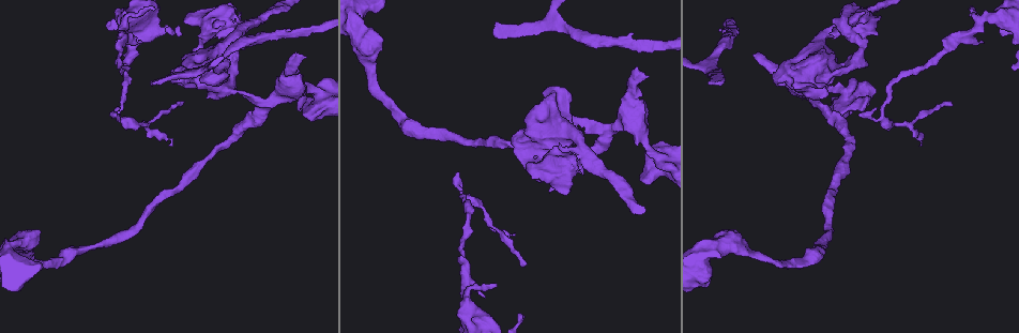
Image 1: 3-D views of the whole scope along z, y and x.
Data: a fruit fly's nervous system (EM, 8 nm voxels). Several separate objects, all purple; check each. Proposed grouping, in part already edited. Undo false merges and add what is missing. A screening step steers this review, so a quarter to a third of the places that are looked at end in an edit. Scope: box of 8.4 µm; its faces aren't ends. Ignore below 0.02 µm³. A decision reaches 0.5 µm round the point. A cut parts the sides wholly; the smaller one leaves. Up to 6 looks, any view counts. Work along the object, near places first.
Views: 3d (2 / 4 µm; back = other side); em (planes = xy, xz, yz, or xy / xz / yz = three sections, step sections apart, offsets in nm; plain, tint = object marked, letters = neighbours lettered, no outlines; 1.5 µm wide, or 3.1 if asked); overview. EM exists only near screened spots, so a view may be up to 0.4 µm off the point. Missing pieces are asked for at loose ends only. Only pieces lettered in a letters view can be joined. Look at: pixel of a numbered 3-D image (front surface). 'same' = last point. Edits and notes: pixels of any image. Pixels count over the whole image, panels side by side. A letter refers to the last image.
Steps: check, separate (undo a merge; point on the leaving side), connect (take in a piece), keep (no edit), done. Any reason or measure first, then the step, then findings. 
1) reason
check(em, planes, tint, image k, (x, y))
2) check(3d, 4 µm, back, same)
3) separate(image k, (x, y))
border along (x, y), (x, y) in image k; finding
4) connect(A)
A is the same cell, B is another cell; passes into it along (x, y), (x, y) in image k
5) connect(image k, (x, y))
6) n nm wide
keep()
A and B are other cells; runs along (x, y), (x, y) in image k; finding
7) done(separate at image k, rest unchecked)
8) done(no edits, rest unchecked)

an open end
check(em, planes, letters, image 1, (638, 67))

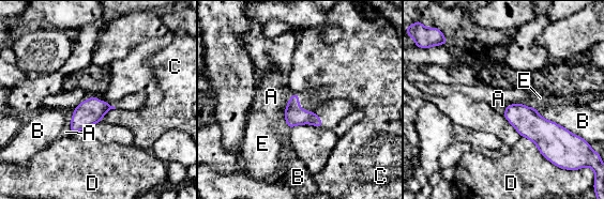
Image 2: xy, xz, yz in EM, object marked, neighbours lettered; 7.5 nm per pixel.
keep()
A, B, C, D and E are other cells; none of them fits

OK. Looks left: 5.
thick turns thin
check(em, planes, tint, image 1, (310, 88))

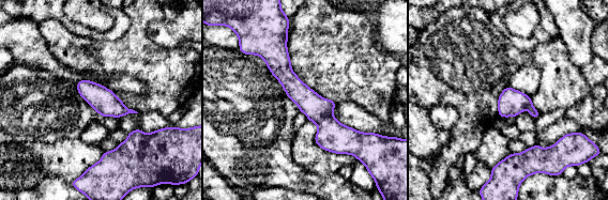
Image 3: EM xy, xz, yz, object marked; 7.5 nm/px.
what lies round it
check(em, planes, letters, same)

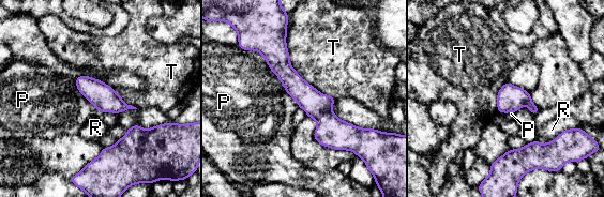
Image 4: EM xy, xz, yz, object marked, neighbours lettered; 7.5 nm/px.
keep()
P, R and T are other cells; runs along (282, 35), (282, 69), (342, 147) in image 4; all the same neuron

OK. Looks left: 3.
thick turns thin
check(3d, 4 µm, image 1, (808, 85))

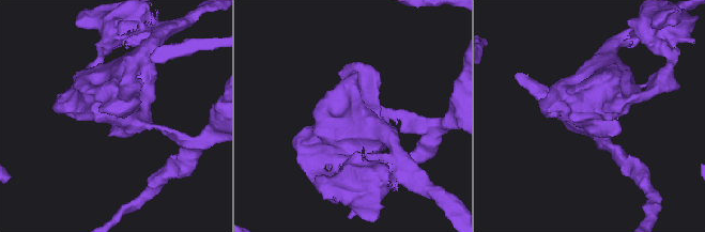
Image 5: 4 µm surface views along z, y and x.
check(em, planes, letters, image 5, (593, 114))

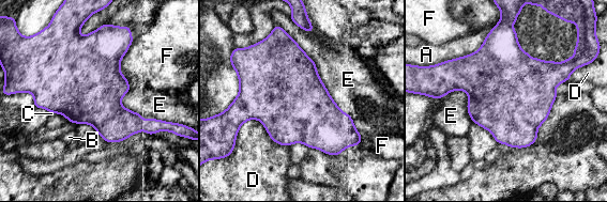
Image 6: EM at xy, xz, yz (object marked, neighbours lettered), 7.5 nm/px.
E touches over 850 nm
keep()
A, B, C, D, E and F are other cells; all the same neuron

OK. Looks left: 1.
done(no edits, rest unchecked)

